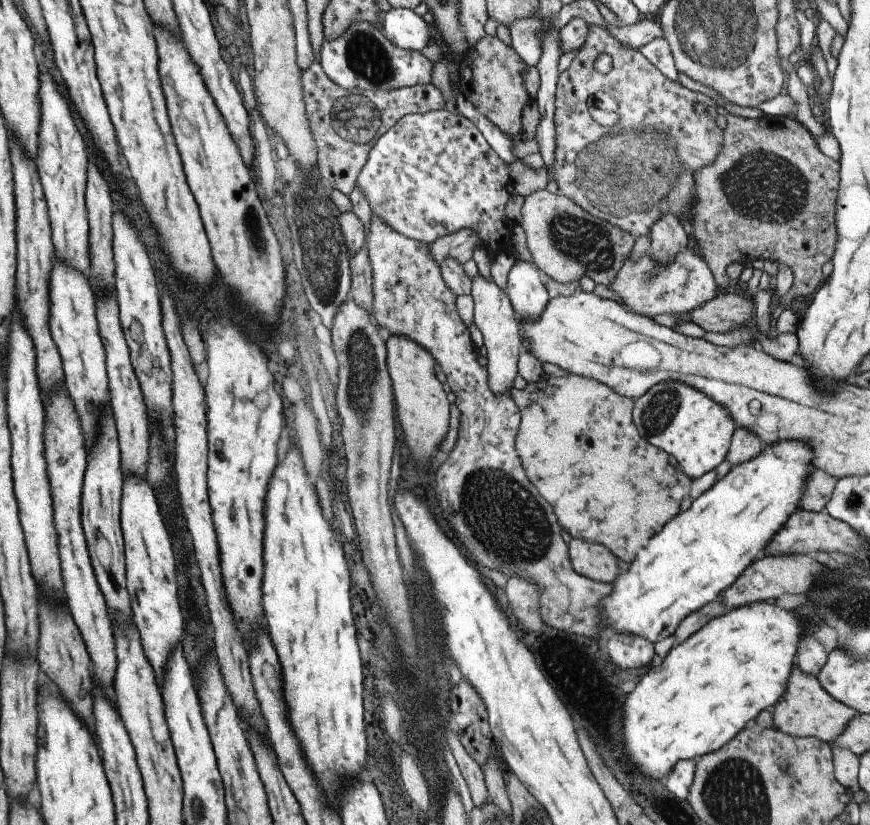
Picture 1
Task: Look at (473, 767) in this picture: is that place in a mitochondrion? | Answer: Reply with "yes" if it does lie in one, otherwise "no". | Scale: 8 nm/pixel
no

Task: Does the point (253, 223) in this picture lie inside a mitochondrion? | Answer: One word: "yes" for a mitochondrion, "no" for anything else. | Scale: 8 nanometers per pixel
yes

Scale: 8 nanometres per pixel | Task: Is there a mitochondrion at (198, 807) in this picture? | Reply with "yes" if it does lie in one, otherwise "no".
yes

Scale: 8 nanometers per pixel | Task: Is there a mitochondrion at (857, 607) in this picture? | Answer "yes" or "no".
yes

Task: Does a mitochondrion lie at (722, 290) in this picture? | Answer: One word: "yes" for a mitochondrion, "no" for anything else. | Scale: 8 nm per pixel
no

